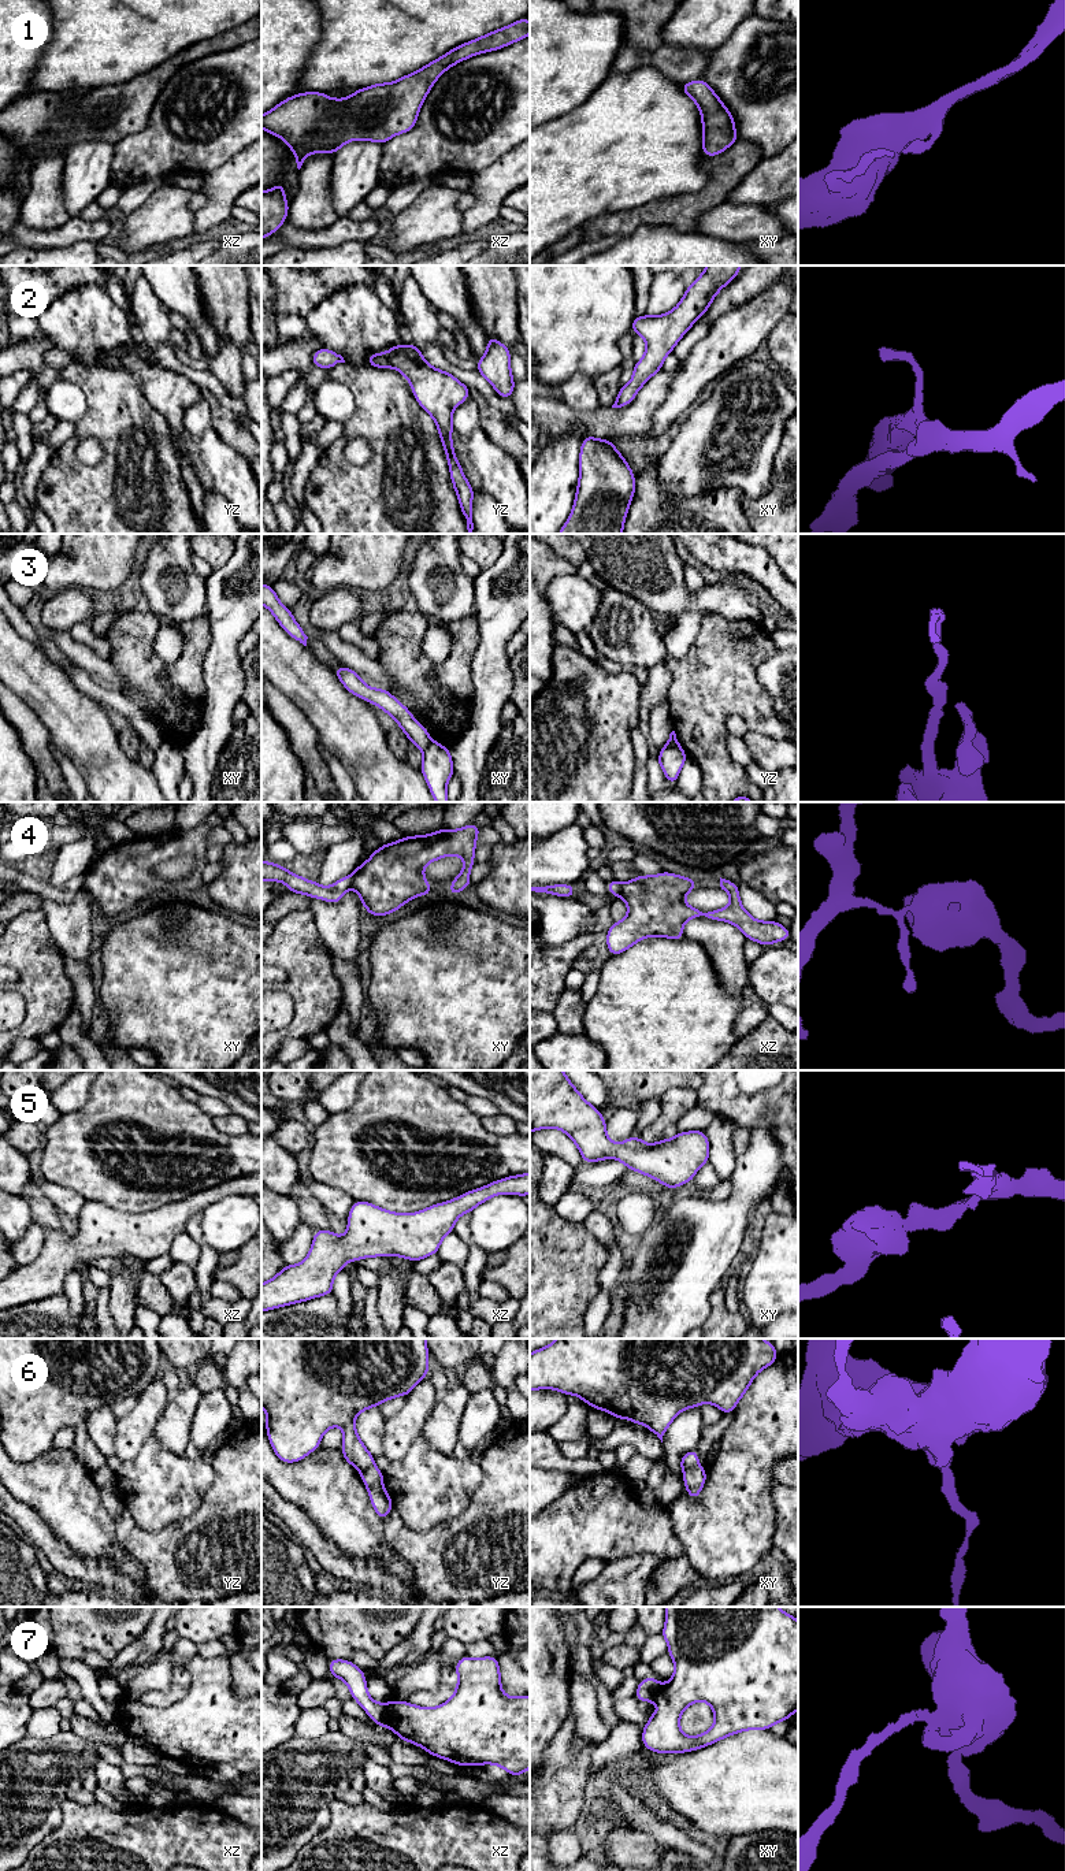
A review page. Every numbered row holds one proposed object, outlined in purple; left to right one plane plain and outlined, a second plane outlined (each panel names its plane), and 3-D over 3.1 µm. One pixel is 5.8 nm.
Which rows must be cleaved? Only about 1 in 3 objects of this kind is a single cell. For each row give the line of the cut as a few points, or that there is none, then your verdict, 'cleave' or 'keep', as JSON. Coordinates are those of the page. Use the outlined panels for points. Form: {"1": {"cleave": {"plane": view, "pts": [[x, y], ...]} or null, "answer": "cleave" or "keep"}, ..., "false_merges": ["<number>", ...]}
{"1": {"cleave": null, "answer": "keep"}, "2": {"cleave": null, "answer": "keep"}, "3": {"cleave": {"plane": "yz", "pts": [[667, 742], [679, 747]]}, "answer": "cleave"}, "4": {"cleave": {"plane": "xz", "pts": [[622, 884], [619, 895]]}, "answer": "cleave"}, "5": {"cleave": null, "answer": "keep"}, "6": {"cleave": {"plane": "xy", "pts": [[697, 1463], [683, 1469]]}, "answer": "cleave"}, "7": {"cleave": {"plane": "xz", "pts": [[386, 1704], [386, 1719], [382, 1726]]}, "answer": "cleave"}, "false_merges": ["3", "4", "6", "7"]}

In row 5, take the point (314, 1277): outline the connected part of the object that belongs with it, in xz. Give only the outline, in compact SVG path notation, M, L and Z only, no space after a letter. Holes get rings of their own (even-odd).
M530 1172L493 1181L409 1214L356 1200L342 1237L330 1229L313 1232L308 1256L301 1263L286 1265L261 1284L261 1313L331 1295L334 1277L348 1261L392 1255L416 1262L437 1254L460 1215L501 1193L530 1195Z

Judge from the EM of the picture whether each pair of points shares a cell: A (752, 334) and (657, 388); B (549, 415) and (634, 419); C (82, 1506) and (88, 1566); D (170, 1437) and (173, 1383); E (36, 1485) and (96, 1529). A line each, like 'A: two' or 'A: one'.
A: two
B: one
C: two
D: two
E: one

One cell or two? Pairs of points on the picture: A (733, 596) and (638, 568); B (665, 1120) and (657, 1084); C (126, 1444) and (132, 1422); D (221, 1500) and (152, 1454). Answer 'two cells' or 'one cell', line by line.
A: one cell
B: two cells
C: one cell
D: two cells

